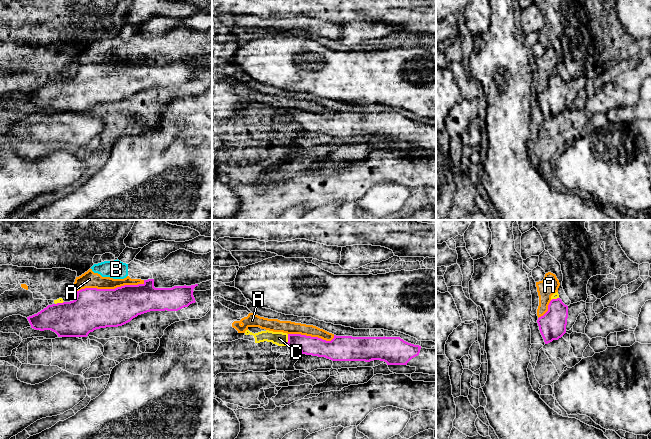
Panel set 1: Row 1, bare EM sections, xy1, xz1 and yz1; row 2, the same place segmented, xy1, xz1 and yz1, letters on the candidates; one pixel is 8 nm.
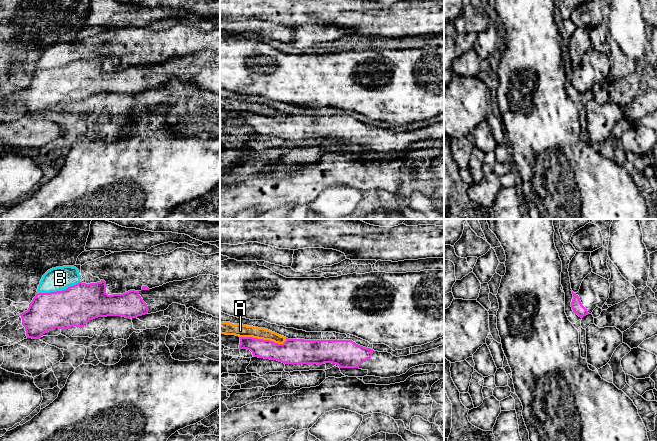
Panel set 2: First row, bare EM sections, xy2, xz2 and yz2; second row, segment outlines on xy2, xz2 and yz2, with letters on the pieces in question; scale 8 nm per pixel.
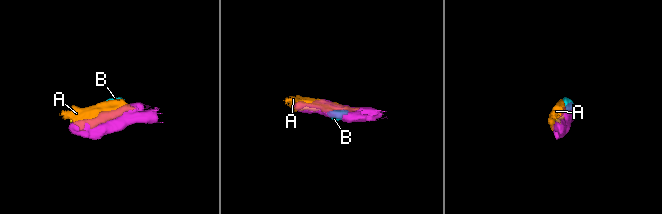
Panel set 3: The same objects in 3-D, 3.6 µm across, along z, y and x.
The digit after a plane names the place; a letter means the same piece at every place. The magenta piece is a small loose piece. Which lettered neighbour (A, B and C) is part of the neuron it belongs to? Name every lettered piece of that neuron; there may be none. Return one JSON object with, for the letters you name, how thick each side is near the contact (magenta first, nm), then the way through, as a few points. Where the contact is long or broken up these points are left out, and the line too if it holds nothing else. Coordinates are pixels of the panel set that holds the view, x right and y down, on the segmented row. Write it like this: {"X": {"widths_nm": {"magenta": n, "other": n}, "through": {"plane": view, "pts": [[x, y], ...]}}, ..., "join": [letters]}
{"join": []}

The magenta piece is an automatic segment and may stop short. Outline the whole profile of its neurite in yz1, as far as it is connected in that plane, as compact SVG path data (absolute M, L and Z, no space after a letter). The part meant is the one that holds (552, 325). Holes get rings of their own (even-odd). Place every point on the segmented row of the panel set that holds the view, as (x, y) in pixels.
M560 298L552 299L548 311L537 320L545 344L558 340L566 333L567 318L568 306Z

